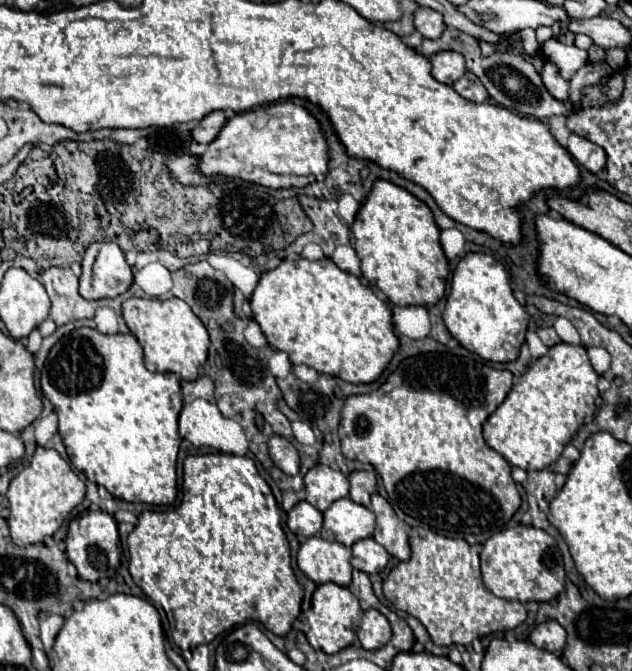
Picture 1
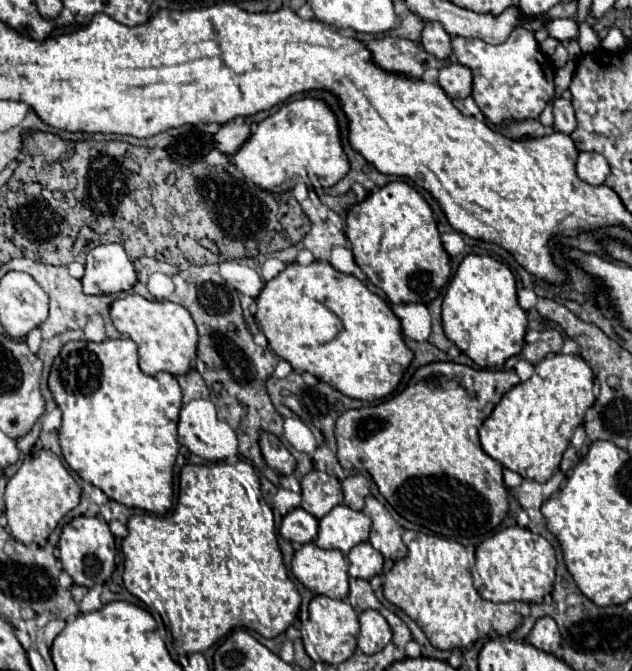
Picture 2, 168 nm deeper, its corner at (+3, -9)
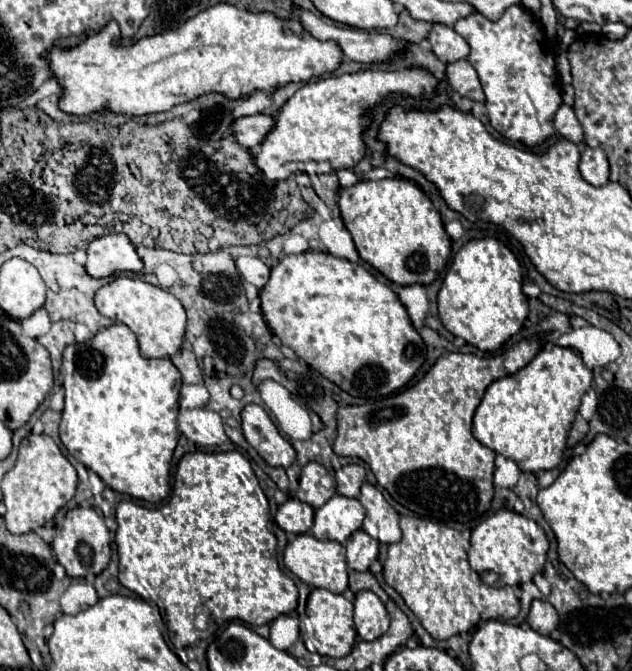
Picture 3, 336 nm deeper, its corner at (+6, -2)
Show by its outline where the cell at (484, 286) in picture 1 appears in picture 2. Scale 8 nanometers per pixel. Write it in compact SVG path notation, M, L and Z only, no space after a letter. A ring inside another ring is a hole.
M465 256L443 298L443 330L481 368L501 368L505 360L517 356L525 346L527 314L517 304L511 270L489 256Z

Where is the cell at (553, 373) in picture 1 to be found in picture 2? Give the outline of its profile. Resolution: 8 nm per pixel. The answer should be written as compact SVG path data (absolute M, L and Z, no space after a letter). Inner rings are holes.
M551 354L545 360L537 362L533 376L527 382L521 382L515 388L511 388L479 428L483 452L489 454L493 460L501 462L505 468L521 474L523 478L547 482L559 468L561 456L567 450L575 428L581 426L585 410L595 402L593 378L595 378L593 368L581 356L575 354L573 356Z

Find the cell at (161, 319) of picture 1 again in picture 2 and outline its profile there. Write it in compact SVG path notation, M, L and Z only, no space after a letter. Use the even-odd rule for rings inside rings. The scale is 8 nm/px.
M127 294L111 304L113 326L139 344L139 368L153 376L157 372L169 372L173 376L183 376L193 368L197 356L197 328L191 314L175 302L147 300L137 294Z

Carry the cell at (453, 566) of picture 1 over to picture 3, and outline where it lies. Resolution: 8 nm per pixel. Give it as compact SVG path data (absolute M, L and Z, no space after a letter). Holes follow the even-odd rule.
M417 515L400 517L402 539L388 547L384 563L384 579L406 601L422 627L434 639L450 639L488 619L508 621L520 611L520 601L512 587L490 587L480 581L480 575L470 569L468 550L470 531L456 531L439 521Z

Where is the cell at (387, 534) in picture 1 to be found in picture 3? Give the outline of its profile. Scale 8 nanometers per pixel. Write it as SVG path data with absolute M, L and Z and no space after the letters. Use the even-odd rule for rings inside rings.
M370 483L362 485L362 493L358 497L362 507L366 509L366 519L362 529L380 543L398 543L402 539L402 531L398 527L400 515L390 507L384 495Z

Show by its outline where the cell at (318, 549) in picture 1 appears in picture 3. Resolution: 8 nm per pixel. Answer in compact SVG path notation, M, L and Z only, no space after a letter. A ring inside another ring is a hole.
M310 533L298 535L286 545L284 565L298 575L308 587L324 587L332 593L344 593L348 589L348 571L346 571L346 549L338 541L318 541Z

